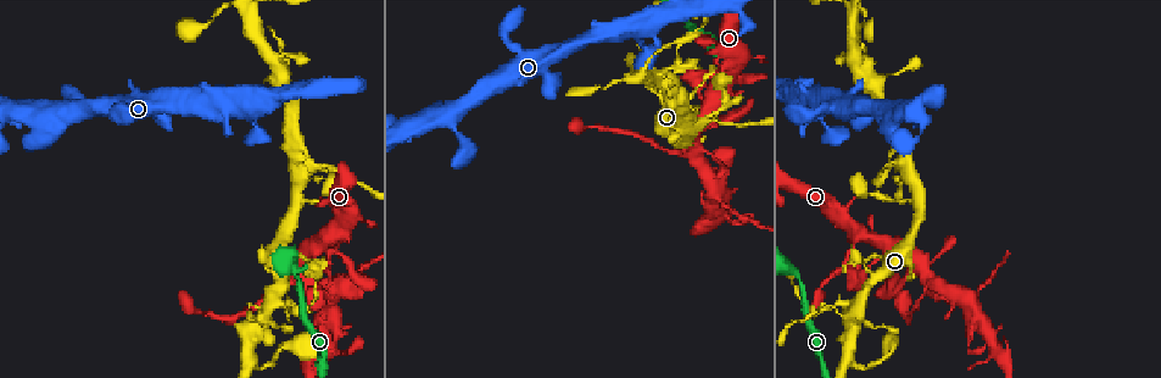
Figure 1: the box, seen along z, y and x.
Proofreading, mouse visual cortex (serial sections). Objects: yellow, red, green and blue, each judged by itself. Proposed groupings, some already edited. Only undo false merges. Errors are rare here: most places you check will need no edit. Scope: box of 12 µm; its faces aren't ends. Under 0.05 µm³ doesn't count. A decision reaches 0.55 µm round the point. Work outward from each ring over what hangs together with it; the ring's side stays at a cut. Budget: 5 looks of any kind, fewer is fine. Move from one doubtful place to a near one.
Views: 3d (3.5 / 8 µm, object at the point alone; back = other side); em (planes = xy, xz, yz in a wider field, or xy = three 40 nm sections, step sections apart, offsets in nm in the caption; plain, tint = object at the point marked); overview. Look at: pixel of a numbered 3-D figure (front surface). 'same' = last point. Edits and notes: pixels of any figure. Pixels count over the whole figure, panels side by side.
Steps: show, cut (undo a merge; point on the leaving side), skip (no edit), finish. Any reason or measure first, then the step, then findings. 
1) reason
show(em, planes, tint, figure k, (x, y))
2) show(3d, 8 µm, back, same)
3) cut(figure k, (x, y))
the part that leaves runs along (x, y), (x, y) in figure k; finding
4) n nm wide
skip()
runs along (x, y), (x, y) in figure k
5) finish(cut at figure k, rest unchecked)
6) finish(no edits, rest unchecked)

small branch off a trunk
show(3d, 3.5 µm, figure 1, (858, 300))

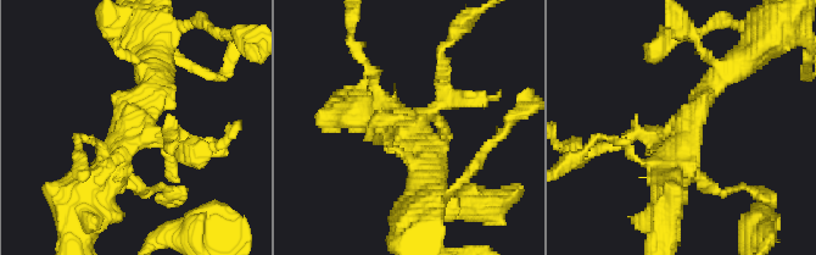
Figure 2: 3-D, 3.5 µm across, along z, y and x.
show(em, xy, step 5, tint, figure 2, (130, 132))

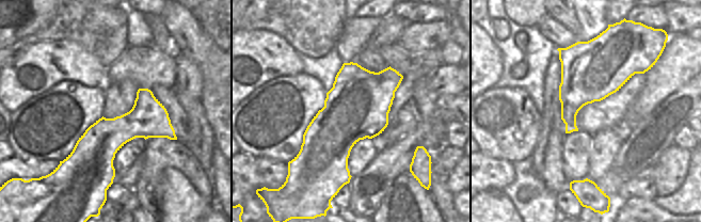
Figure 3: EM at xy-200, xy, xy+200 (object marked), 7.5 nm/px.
skip()
runs along (150, 67), (132, 132), (87, 195) in figure 2; all the same cell

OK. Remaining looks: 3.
looks like a crossing
show(3d, 3.5 µm, figure 1, (690, 134))

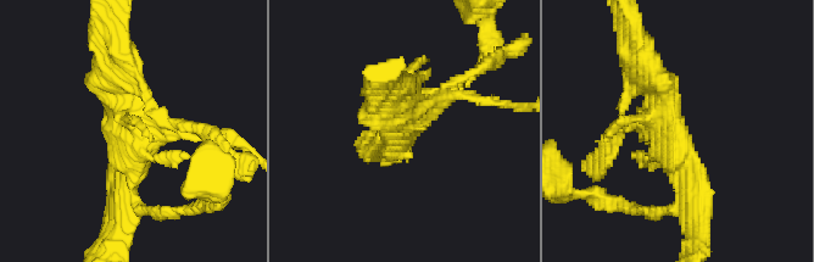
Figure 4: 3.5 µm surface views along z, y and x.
need the tissue
show(em, xy, step 2, plain, figure 4, (132, 135))

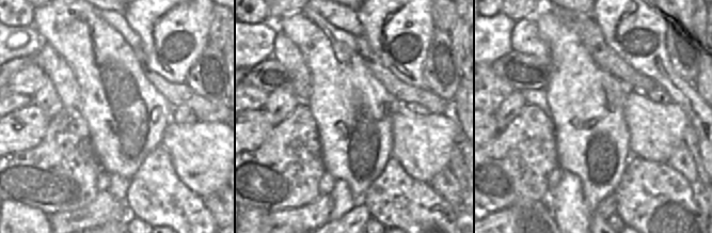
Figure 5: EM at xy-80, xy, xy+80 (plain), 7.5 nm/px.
show(em, xy, step 2, tint, same)

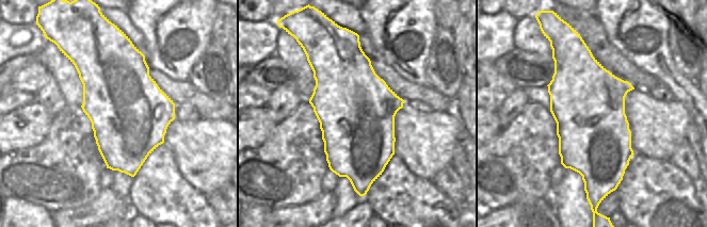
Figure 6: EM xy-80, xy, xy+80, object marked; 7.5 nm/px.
600 nm wide
skip()
runs along (696, 210), (662, 94), (640, 65) in figure 4; all the same cell

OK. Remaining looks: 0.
finish(no edits, rest unchecked)

